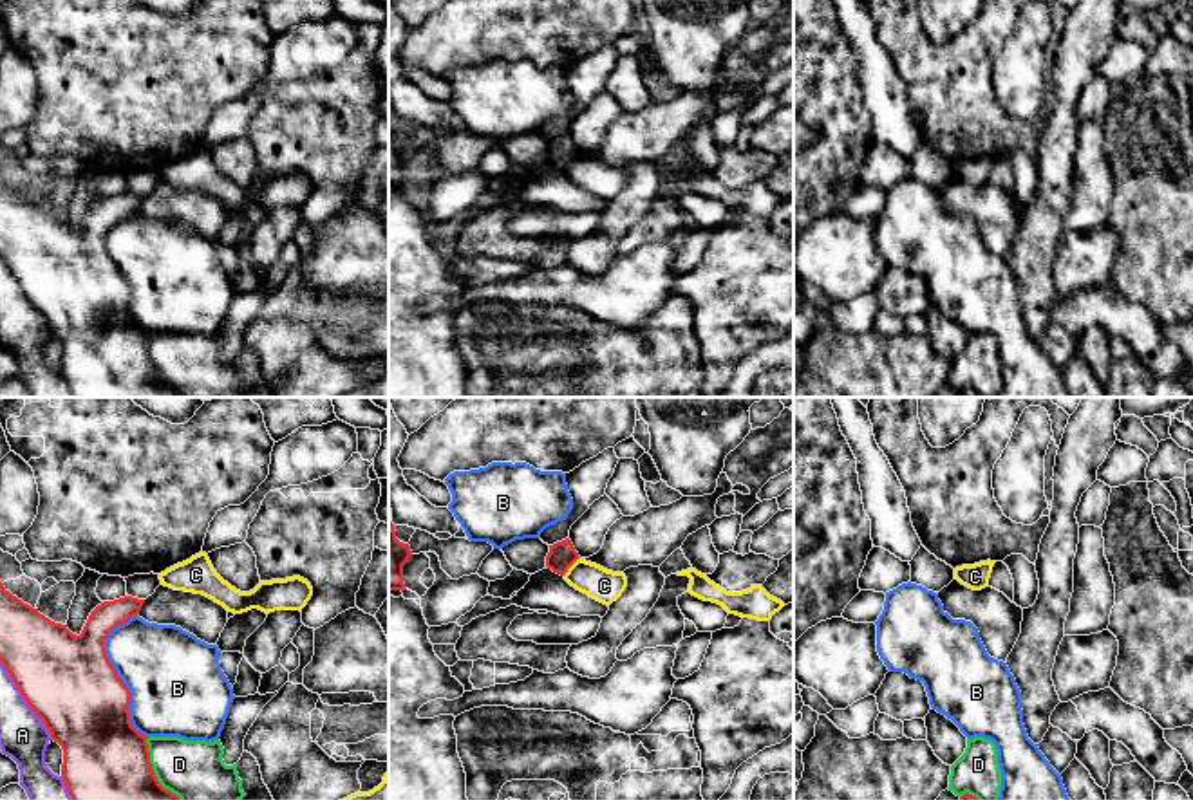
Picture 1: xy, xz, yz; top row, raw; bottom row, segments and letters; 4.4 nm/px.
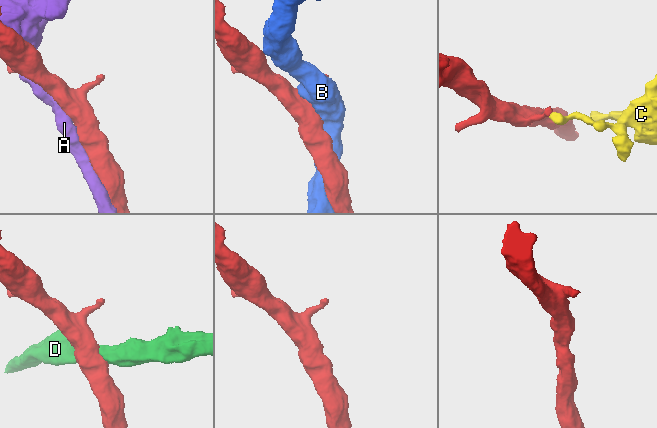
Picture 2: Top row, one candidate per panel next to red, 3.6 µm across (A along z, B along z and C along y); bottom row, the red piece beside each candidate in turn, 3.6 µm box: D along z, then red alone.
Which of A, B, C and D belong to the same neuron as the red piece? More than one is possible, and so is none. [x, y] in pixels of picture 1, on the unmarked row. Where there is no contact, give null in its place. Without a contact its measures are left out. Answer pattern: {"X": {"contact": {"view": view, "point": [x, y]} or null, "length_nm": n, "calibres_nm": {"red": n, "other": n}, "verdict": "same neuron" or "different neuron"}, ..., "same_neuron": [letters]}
{"A": {"contact": {"view": "xy", "point": [26, 295]}, "length_nm": 420, "calibres_nm": {"red": 400, "other": 220}, "verdict": "different neuron"}, "B": {"contact": {"view": "xy", "point": [116, 269]}, "length_nm": 550, "calibres_nm": {"red": 400, "other": 400}, "verdict": "different neuron"}, "C": {"contact": {"view": "xz", "point": [570, 161]}, "length_nm": 100, "calibres_nm": {"red": 120, "other": 150}, "verdict": "different neuron"}, "D": {"contact": {"view": "xy", "point": [152, 367]}, "length_nm": 320, "calibres_nm": {"red": 400, "other": 280}, "verdict": "different neuron"}, "same_neuron": []}

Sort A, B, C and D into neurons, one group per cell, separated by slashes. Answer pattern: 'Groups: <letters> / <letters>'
Groups: A / B / C / D

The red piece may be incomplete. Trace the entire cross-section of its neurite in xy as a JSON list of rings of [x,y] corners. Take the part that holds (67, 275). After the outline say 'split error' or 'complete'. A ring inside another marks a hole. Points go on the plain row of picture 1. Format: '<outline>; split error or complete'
[[[0,177],[0,258],[31,305],[43,316],[51,336],[61,341],[61,374],[74,397],[181,397],[177,390],[159,379],[150,359],[148,332],[141,330],[130,318],[130,285],[105,247],[108,229],[137,211],[143,199],[145,195],[132,191],[103,197],[90,208],[81,229],[76,231],[67,220],[51,217],[38,204],[13,191]]]; complete

